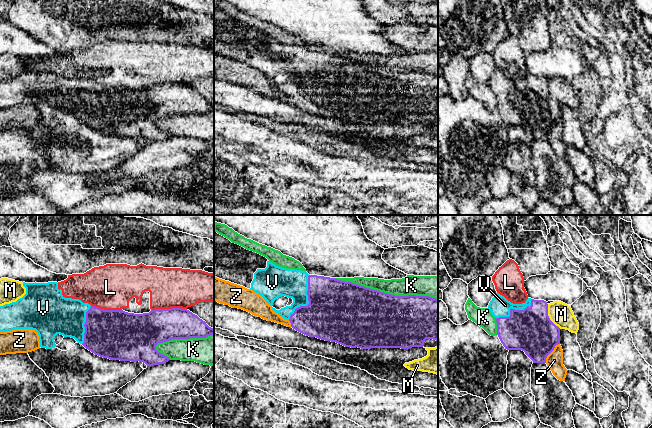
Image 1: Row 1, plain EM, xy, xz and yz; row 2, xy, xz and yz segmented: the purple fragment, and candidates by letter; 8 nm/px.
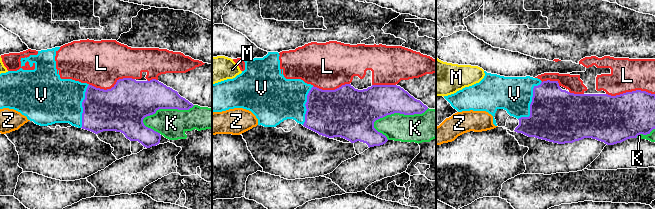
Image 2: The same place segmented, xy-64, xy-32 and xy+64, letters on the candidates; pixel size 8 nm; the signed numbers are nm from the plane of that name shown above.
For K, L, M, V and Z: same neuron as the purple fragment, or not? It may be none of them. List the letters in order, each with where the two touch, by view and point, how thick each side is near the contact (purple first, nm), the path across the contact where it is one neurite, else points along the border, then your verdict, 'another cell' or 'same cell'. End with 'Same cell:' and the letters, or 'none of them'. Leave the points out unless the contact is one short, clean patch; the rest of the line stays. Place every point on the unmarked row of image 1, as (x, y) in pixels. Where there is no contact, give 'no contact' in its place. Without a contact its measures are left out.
K: contact xz (386, 69); calibres 480 and 160 nm; another cell
L: contact xy (168, 85); calibres 280 and 320 nm; another cell
M: contact yz (548, 93); calibres 360 and 180 nm; another cell
V: contact xz (308, 76); calibres 480 and 220 nm; same cell
Z: contact yz (551, 127); calibres 360 and 140 nm; another cell
Same cell: V

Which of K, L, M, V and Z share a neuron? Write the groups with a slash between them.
K / L / M / V / Z

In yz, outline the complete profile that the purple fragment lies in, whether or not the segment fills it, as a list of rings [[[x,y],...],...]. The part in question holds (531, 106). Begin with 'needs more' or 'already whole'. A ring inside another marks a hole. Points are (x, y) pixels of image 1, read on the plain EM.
needs more; [[[496,69],[488,85],[497,98],[497,111],[507,126],[522,126],[533,139],[546,139],[547,132],[560,120],[560,104],[548,92],[548,80],[544,76],[528,74],[525,79],[513,80]]]

